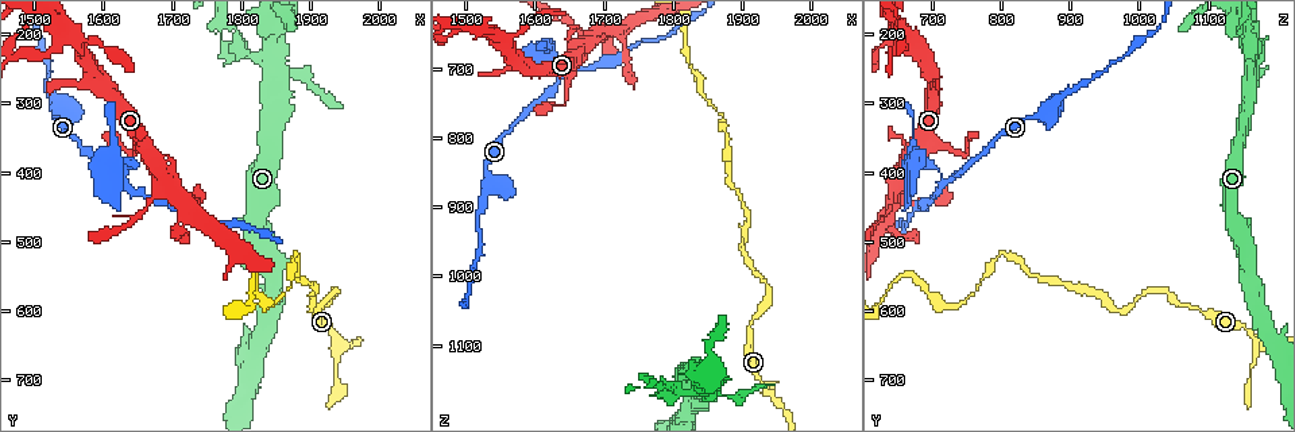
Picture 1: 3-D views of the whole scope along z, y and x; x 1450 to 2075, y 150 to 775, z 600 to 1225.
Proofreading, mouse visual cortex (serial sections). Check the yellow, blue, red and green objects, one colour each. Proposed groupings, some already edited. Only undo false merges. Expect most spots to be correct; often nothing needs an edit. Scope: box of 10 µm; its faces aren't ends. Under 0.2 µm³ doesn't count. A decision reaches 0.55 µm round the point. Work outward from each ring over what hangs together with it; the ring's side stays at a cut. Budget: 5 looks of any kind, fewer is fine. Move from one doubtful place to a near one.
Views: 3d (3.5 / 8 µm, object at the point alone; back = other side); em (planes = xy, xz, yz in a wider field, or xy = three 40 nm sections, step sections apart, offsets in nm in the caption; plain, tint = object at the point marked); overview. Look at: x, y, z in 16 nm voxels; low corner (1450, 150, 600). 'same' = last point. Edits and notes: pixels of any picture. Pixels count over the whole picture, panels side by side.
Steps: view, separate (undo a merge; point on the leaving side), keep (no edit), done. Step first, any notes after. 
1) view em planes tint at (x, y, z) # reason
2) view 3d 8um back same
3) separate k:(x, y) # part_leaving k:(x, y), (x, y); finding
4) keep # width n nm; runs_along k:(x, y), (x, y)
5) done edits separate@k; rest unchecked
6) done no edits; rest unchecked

view 3d 3.5um at (1935, 570, 1015) # abrupt turn

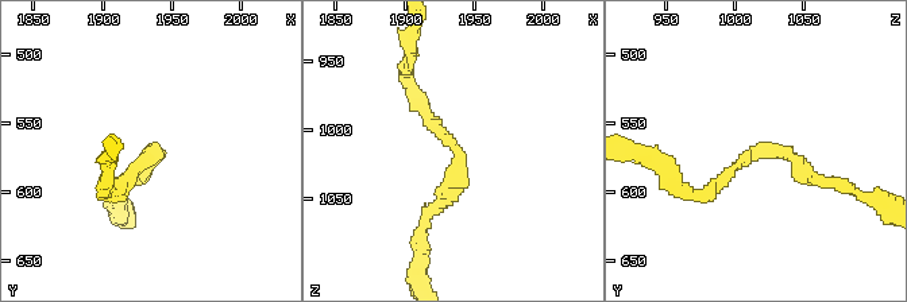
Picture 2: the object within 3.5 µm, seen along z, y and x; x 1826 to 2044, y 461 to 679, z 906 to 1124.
view em xy step 5 tint at (1936, 568, 1018)

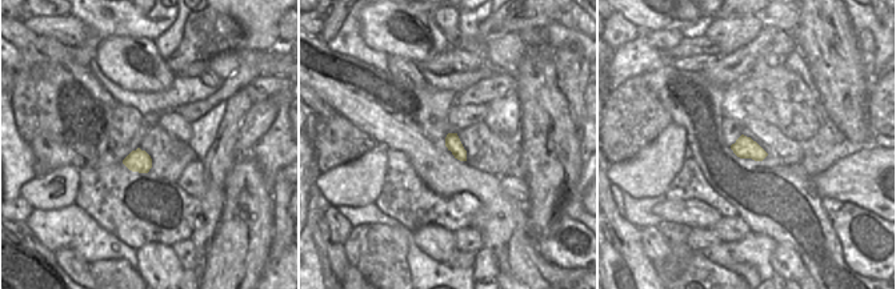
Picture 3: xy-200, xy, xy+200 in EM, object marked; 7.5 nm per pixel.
view em xy step 2 tint same

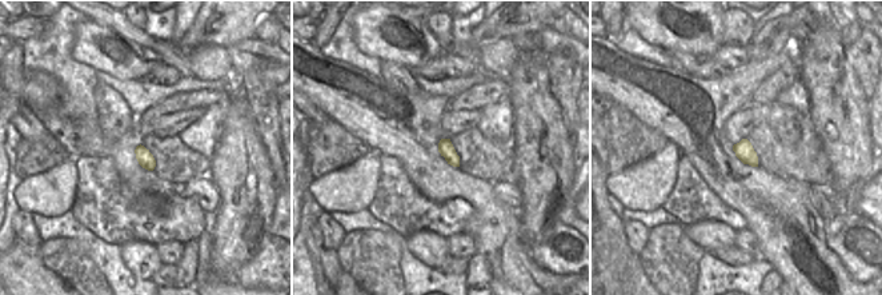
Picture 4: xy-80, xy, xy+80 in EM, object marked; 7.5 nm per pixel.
keep # runs_along 2:(826, 182), (757, 148), (702, 194); continuous, no second cell

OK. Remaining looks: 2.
view 3d 3.5um at (1525, 280, 900) # calibre changes

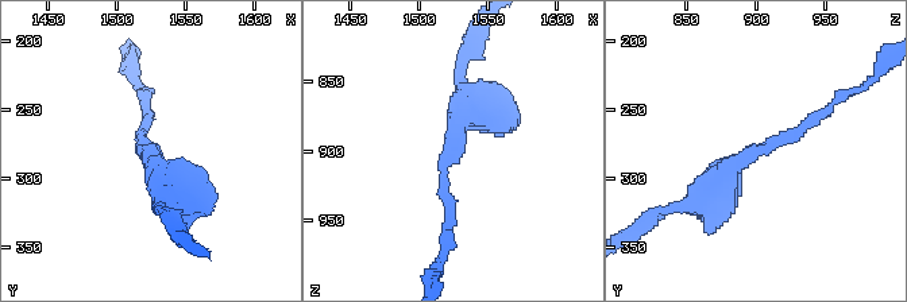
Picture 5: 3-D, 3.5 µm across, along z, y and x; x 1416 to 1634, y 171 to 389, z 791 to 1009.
keep # runs_along 5:(689, 205), (747, 155), (826, 113); one cell here

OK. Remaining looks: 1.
done no edits; rest unchecked

